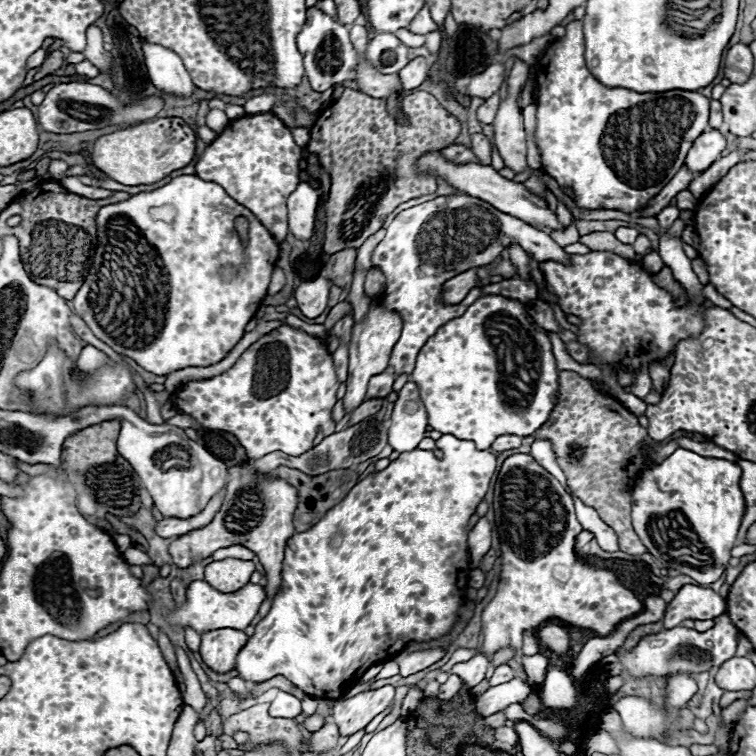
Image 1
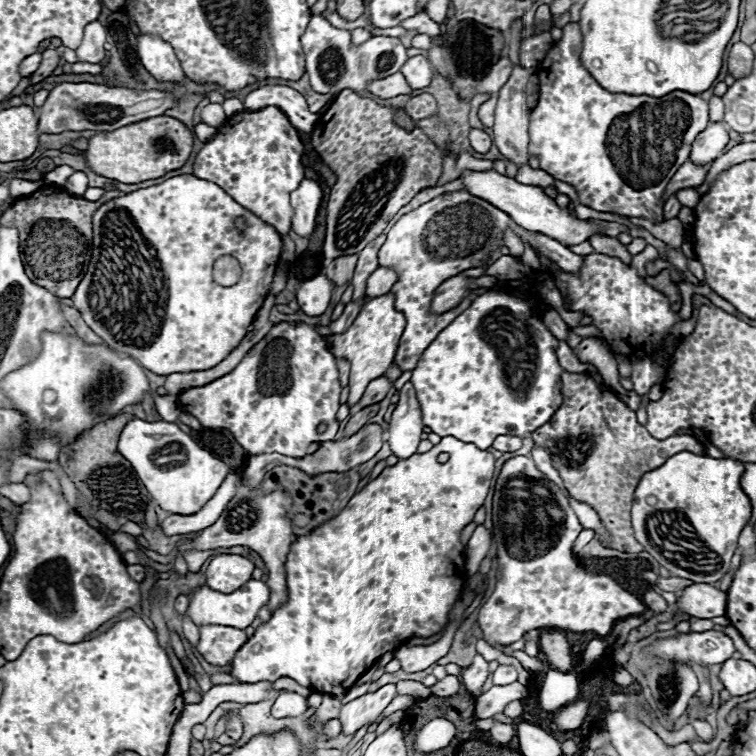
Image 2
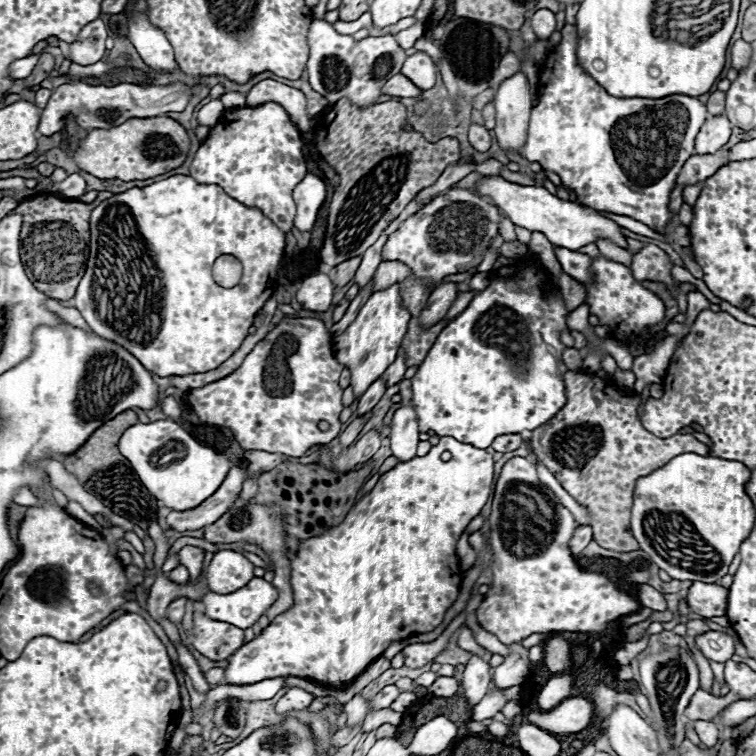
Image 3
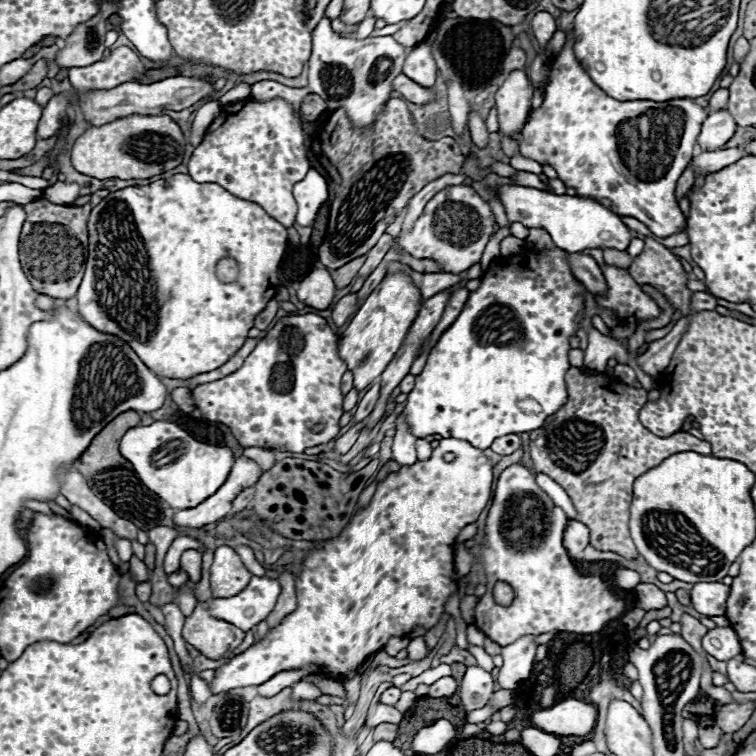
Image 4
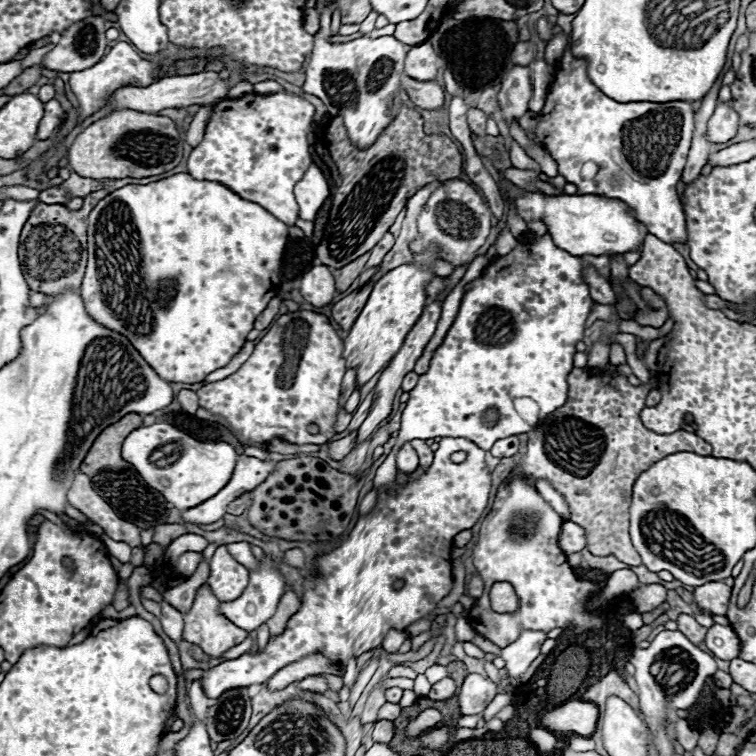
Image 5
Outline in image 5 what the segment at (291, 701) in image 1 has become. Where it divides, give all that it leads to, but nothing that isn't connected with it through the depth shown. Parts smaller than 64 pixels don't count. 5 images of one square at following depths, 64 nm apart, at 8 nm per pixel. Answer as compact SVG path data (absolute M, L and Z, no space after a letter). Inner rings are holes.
M320 674L320 676L308 676L308 678L300 680L298 686L304 688L304 690L312 690L312 692L326 692L328 690L328 680L326 680L324 674Z

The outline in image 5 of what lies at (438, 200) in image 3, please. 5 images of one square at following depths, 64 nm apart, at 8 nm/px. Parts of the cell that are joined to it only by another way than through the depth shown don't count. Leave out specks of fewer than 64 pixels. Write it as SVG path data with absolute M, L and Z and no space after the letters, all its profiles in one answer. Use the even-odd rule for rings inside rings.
M450 180L448 184L438 186L418 214L420 238L410 244L412 252L420 252L432 242L440 244L440 256L454 266L468 264L476 258L478 248L486 242L490 234L490 210L484 204L482 196L464 180Z

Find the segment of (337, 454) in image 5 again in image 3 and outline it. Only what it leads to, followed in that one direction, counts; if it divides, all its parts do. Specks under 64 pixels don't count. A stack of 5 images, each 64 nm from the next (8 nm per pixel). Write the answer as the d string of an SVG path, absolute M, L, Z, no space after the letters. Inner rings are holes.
M368 412L366 416L360 416L360 418L356 418L342 434L340 434L340 448L348 448L356 438L358 438L358 434L360 434L360 430L362 430L362 426L370 420L370 416L372 416L374 412Z

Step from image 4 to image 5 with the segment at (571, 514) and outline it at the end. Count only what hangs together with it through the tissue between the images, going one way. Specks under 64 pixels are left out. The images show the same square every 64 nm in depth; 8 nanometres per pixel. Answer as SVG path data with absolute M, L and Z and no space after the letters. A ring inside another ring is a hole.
M538 480L538 482L536 482L536 488L538 488L538 492L542 494L542 498L544 498L564 520L570 518L570 510L568 510L568 506L566 506L566 502L562 500L562 496L560 496L554 488L550 488L550 484L546 484L544 480Z

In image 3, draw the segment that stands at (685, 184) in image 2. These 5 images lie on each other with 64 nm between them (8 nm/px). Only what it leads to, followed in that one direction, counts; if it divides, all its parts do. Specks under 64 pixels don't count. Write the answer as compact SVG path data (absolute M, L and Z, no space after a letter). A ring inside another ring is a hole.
M716 152L716 154L694 154L682 168L682 172L678 174L678 184L696 184L702 182L706 178L710 178L722 164L728 162L728 154L730 152Z

